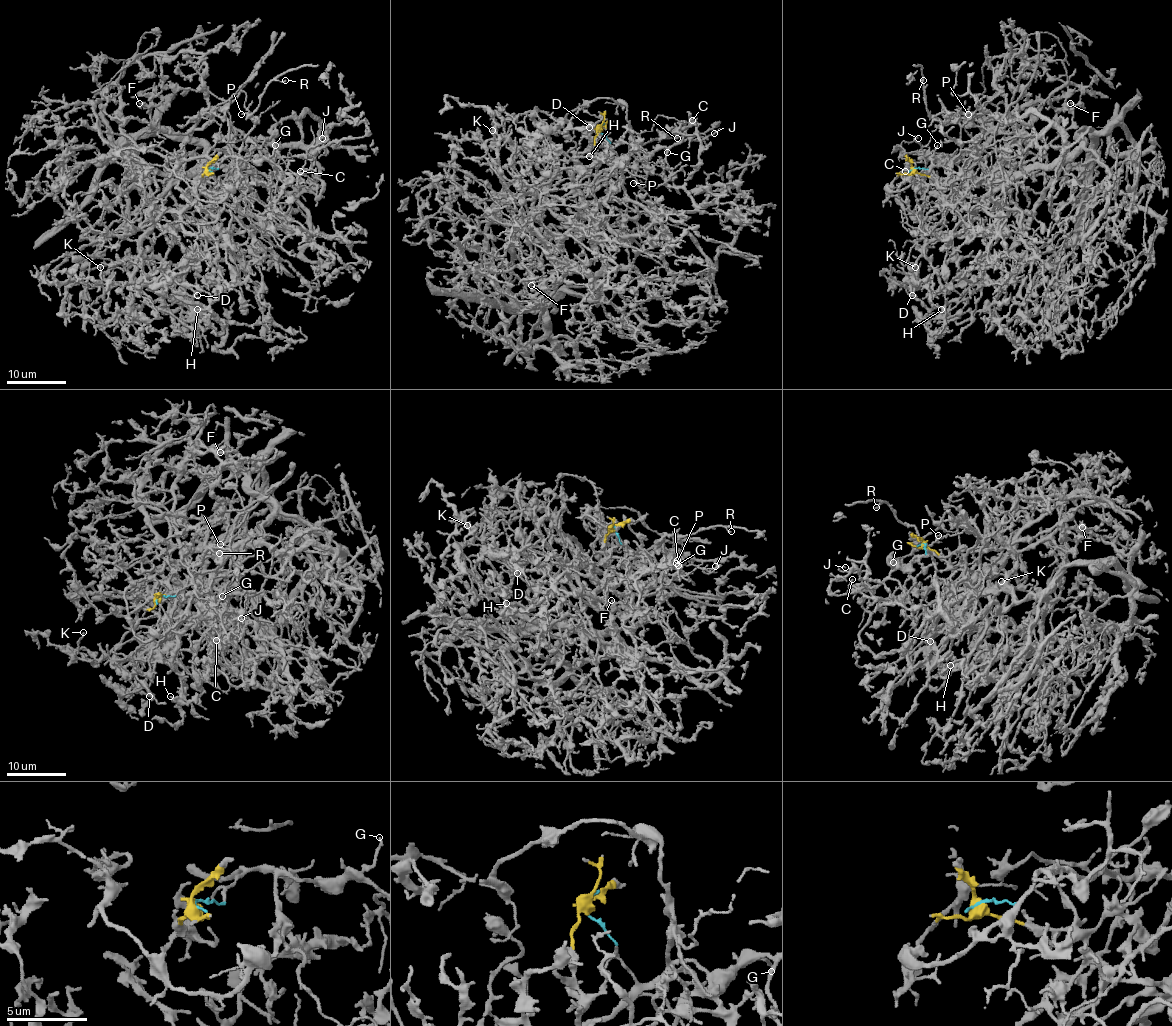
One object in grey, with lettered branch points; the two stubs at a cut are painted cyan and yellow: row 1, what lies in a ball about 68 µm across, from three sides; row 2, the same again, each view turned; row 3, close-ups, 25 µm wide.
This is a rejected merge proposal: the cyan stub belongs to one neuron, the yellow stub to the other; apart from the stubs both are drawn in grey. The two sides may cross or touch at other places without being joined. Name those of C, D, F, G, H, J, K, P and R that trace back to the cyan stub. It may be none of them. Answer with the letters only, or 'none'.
C, G, J, P, R

